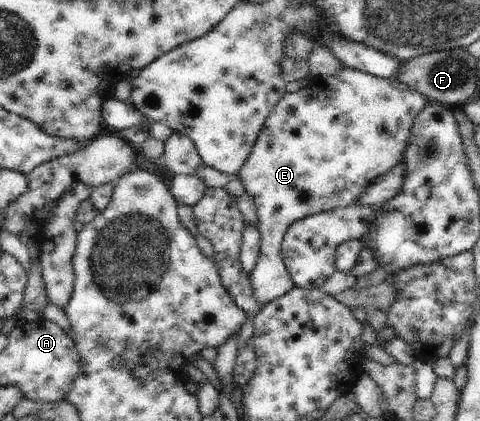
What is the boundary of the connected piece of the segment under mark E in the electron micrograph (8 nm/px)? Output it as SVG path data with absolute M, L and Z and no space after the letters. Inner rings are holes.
M346 67L339 72L337 76L317 76L310 82L310 84L297 92L286 92L284 94L284 97L280 99L276 104L276 107L272 109L268 119L264 122L264 127L262 128L260 135L256 138L248 159L244 162L238 175L236 175L242 180L245 191L252 195L252 199L254 199L254 203L256 204L259 219L259 224L257 225L257 230L261 235L259 256L249 277L251 280L251 286L253 287L254 297L259 303L260 308L263 308L271 301L286 295L286 293L295 286L292 277L290 277L290 274L286 269L281 252L281 243L283 242L286 230L295 221L305 218L306 216L329 212L334 208L347 208L348 206L353 206L361 199L363 193L367 190L367 187L371 185L372 181L379 178L381 175L388 173L391 169L394 169L394 167L396 167L400 162L404 163L413 123L415 122L416 116L427 106L427 104L428 101L423 95L410 89L407 85L399 84L396 79L379 78L367 74L366 72Z

